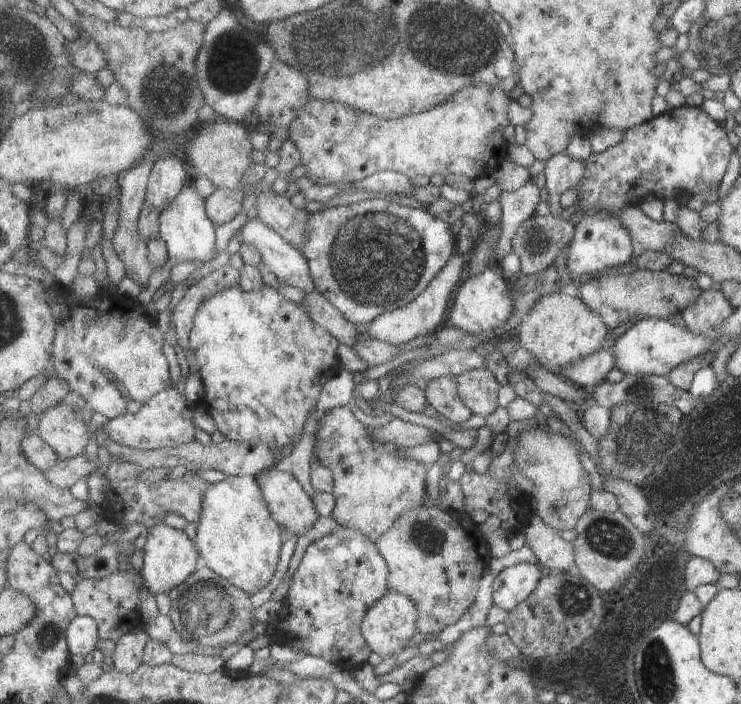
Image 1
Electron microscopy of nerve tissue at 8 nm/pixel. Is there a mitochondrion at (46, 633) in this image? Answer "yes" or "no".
yes

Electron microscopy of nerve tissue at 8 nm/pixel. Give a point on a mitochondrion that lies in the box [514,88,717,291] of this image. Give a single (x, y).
(532, 242)

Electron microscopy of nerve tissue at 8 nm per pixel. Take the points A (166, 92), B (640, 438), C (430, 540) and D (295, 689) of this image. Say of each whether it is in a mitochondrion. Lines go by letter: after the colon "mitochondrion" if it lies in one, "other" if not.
A: mitochondrion
B: mitochondrion
C: mitochondrion
D: mitochondrion

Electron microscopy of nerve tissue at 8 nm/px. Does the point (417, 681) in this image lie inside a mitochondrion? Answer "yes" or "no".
no

